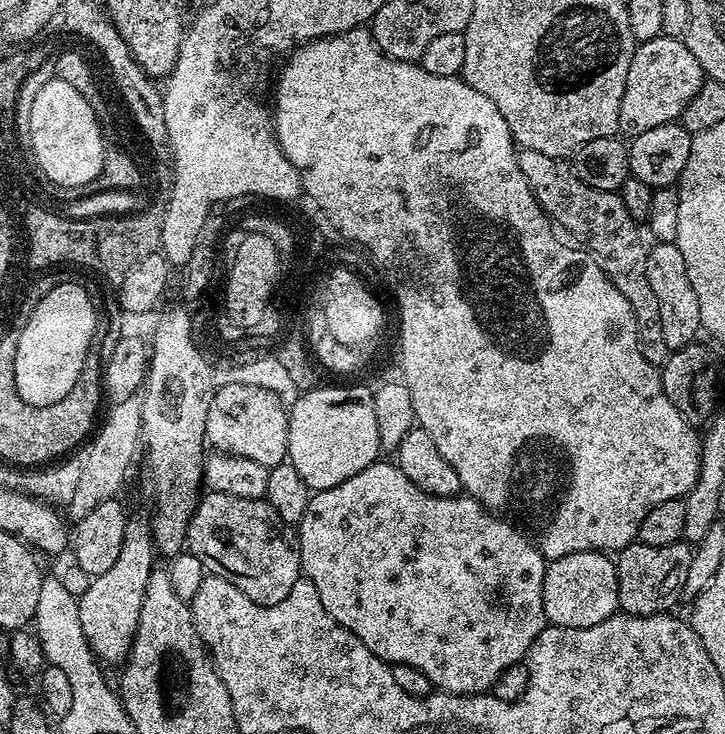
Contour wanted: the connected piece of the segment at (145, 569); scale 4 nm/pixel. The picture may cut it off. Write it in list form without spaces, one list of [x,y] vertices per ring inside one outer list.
[[[136,518],[129,519],[118,562],[114,562],[114,566],[110,566],[106,574],[91,577],[87,581],[88,589],[79,593],[78,618],[82,618],[82,634],[88,639],[88,645],[97,660],[105,665],[120,666],[128,659],[132,640],[136,637],[148,579],[154,571],[152,556],[154,557],[154,545],[149,525]]]

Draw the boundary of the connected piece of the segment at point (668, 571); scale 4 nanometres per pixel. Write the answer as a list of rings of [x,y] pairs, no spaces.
[[[633,542],[621,550],[615,557],[619,611],[627,612],[629,616],[658,616],[672,610],[676,603],[681,603],[692,554],[693,549],[684,542],[661,548]]]

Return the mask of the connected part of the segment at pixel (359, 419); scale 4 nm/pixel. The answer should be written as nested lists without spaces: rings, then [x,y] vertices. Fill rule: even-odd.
[[[324,388],[301,392],[288,414],[288,460],[302,474],[309,490],[321,492],[354,478],[377,463],[382,449],[378,442],[378,421],[374,418],[373,389]]]

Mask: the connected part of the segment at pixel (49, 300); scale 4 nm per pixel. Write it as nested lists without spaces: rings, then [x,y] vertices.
[[[63,282],[45,291],[18,338],[14,382],[20,397],[34,406],[62,402],[62,398],[66,398],[74,387],[90,346],[90,338],[97,330],[96,312],[82,285]]]

